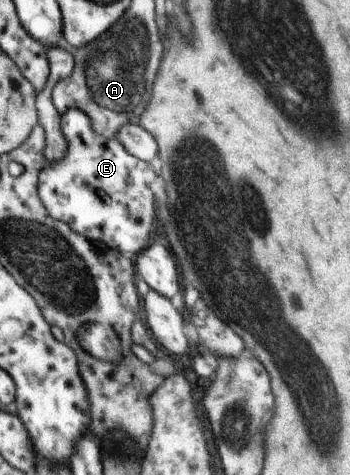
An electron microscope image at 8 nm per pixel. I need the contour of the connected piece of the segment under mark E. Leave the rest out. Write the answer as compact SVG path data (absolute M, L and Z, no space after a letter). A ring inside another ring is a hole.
M79 108L69 109L60 115L60 128L66 139L64 156L43 167L36 185L44 208L53 219L67 223L83 237L133 259L145 249L151 225L155 221L153 195L149 191L149 181L155 179L153 165L129 155L117 139L105 139L98 134L92 128L89 118Z

